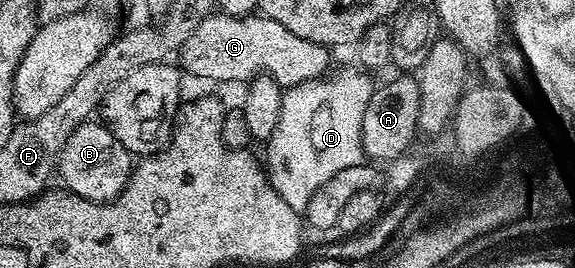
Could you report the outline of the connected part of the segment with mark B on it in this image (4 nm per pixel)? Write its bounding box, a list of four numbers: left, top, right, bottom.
[57,121,132,203]

